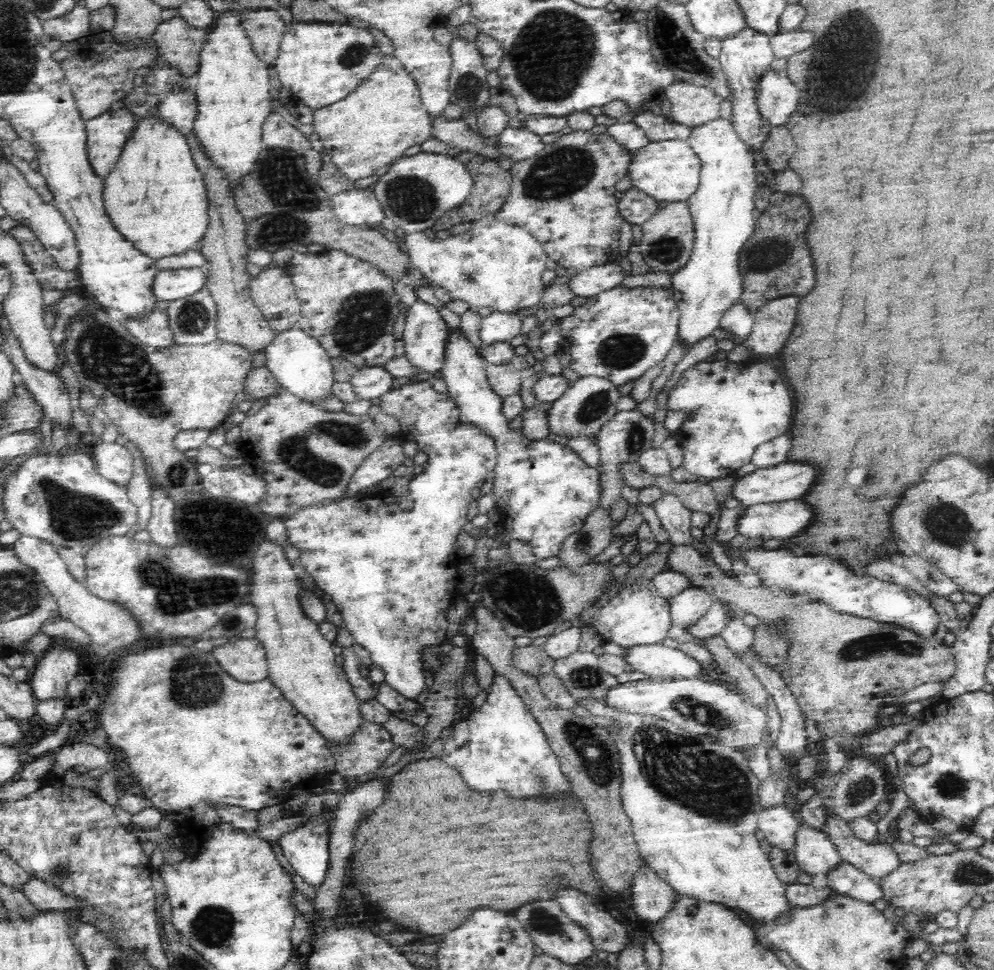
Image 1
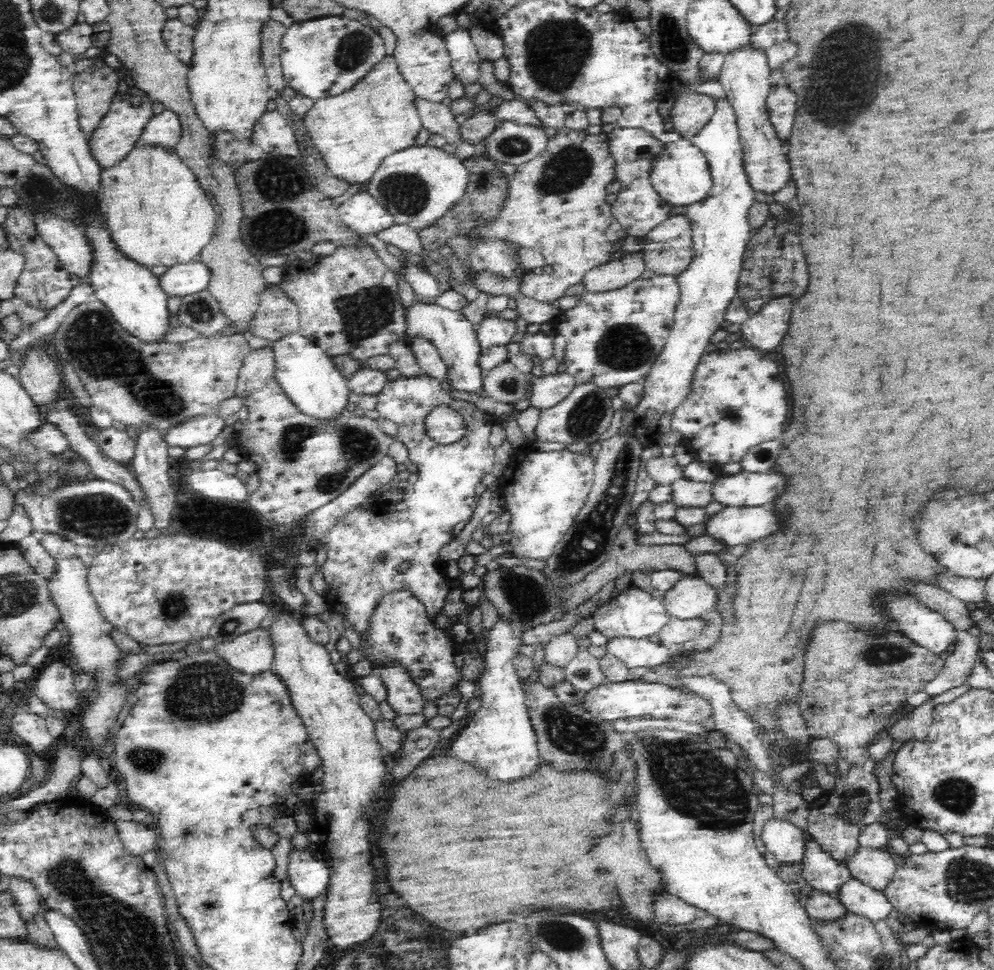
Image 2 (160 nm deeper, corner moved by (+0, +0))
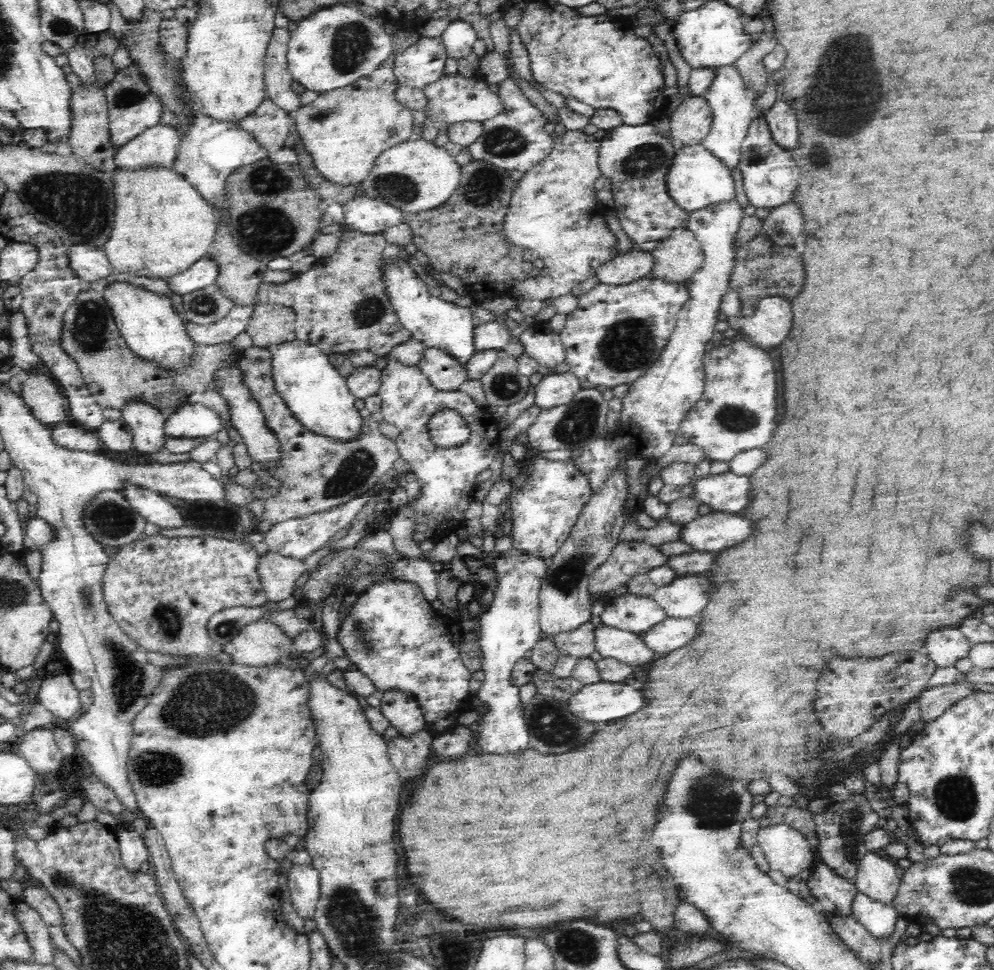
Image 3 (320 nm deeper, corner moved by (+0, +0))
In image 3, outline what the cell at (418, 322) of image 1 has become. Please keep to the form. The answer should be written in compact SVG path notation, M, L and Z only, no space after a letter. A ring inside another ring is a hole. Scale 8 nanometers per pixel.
M426 347L417 365L437 390L458 391L468 380L467 370L462 369L457 360L438 348Z

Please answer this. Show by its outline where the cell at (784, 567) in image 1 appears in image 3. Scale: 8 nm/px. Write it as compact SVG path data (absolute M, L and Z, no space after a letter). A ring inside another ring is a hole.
M938 625L932 626L928 632L922 650L938 668L946 668L954 666L957 660L968 657L972 645L958 626Z

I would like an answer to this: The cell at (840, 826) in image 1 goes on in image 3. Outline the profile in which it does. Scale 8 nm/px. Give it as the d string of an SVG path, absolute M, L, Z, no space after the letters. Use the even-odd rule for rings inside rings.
M866 852L854 876L857 891L876 902L891 904L900 884L897 867L896 860L890 857L882 858L878 853Z

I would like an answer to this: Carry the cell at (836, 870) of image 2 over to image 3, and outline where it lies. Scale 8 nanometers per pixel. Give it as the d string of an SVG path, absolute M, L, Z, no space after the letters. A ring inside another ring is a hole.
M818 858L810 872L808 885L818 901L819 910L839 916L852 915L851 903L857 892L855 882L839 876Z

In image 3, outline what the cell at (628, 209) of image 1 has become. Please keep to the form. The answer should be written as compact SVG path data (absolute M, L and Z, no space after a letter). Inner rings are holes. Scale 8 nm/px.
M651 123L640 126L626 126L624 124L607 131L600 139L599 165L602 175L611 181L611 192L614 196L613 210L620 222L622 230L636 245L649 240L664 238L664 235L678 225L684 225L688 212L681 209L670 197L665 186L665 175L671 165L672 157L676 152L677 144L672 138L658 133Z

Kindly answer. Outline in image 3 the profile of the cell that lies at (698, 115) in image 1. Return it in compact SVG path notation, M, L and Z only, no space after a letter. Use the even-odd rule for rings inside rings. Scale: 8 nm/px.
M692 95L668 117L672 140L677 146L692 146L708 134L713 114L703 95Z

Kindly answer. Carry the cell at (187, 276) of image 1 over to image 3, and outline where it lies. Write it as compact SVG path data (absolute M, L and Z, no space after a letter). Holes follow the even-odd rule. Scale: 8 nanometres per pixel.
M204 256L198 259L186 270L181 270L167 278L168 288L173 294L186 296L190 292L196 292L201 288L206 288L215 284L218 274L218 265L209 257Z

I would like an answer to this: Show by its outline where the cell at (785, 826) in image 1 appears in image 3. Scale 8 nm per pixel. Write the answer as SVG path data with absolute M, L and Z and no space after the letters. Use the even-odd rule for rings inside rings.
M785 824L761 827L757 836L757 845L760 846L770 869L780 871L786 879L800 874L802 870L811 871L817 863L817 852L798 830Z

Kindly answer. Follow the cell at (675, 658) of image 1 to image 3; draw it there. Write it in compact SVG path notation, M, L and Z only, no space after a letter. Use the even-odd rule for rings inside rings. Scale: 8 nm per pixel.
M601 624L594 632L595 650L603 658L616 658L628 666L644 666L656 661L659 656L644 642L643 636L608 628Z

